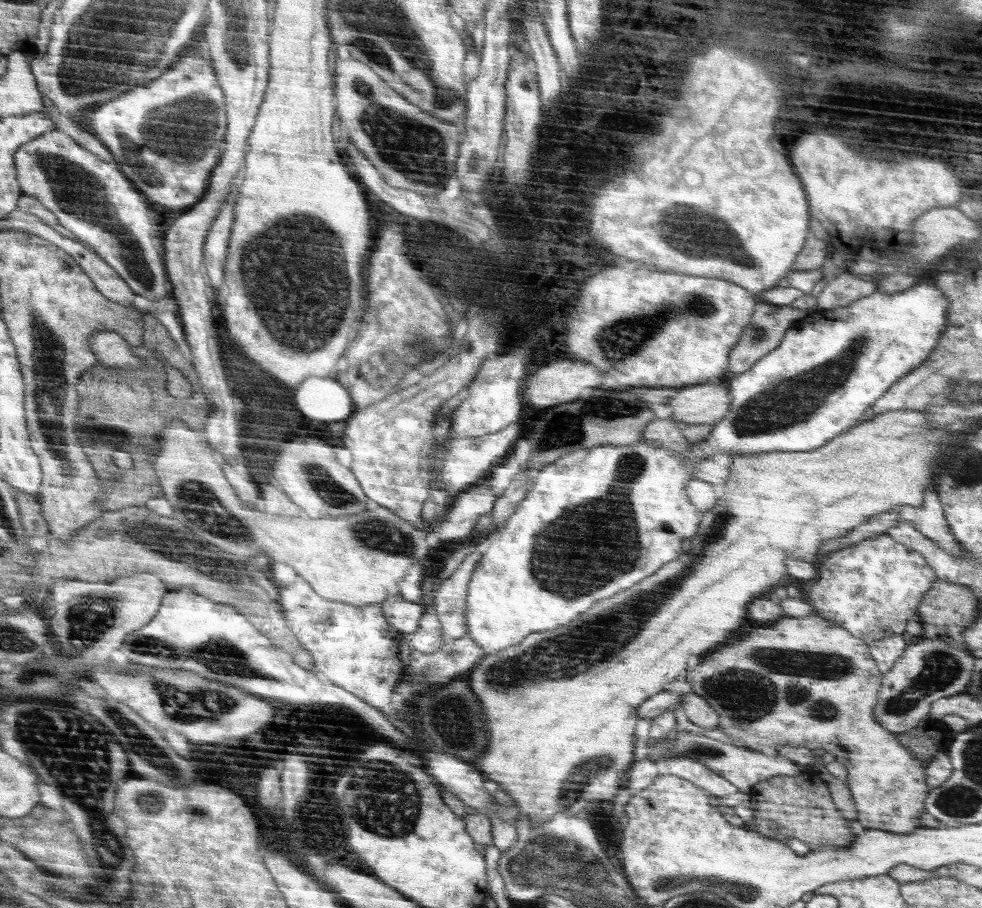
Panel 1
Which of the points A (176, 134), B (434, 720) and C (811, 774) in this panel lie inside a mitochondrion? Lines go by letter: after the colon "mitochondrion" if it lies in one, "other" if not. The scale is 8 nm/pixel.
A: mitochondrion
B: mitochondrion
C: other

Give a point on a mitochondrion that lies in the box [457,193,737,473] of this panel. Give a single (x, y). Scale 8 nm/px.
(629, 335)

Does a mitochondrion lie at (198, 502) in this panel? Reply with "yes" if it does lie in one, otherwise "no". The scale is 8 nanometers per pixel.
yes

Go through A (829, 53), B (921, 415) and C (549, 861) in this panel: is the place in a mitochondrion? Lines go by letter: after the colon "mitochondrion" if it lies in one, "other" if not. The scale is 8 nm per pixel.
A: other
B: mitochondrion
C: mitochondrion

